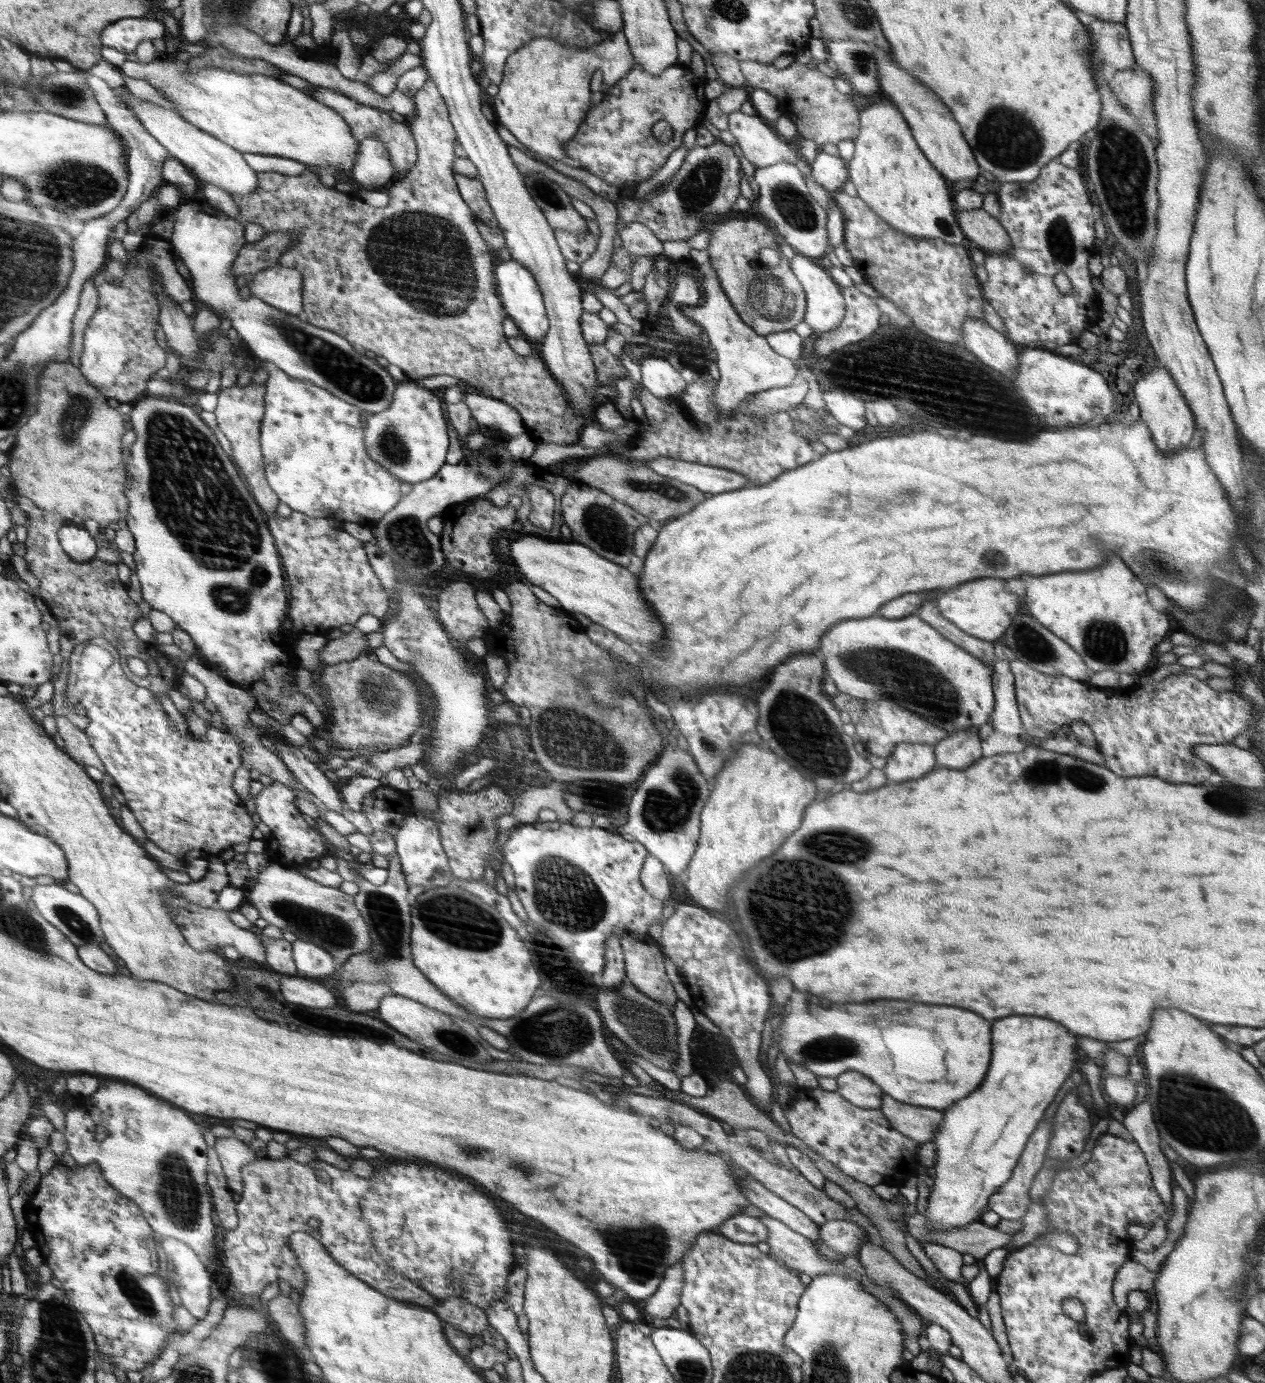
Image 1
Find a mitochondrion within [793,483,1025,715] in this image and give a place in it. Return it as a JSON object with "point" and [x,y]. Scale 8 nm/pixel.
{"point":[995,558]}

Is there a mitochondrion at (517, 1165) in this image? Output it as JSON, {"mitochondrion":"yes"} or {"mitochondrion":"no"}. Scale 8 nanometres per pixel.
{"mitochondrion":"yes"}

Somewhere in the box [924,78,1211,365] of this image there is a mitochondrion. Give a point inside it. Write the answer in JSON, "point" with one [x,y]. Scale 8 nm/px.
{"point":[1119,159]}

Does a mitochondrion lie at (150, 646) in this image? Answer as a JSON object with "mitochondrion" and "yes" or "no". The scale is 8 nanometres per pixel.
{"mitochondrion":"no"}

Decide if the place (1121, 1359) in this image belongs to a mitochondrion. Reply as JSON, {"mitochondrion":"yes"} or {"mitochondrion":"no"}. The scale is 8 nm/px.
{"mitochondrion":"no"}

